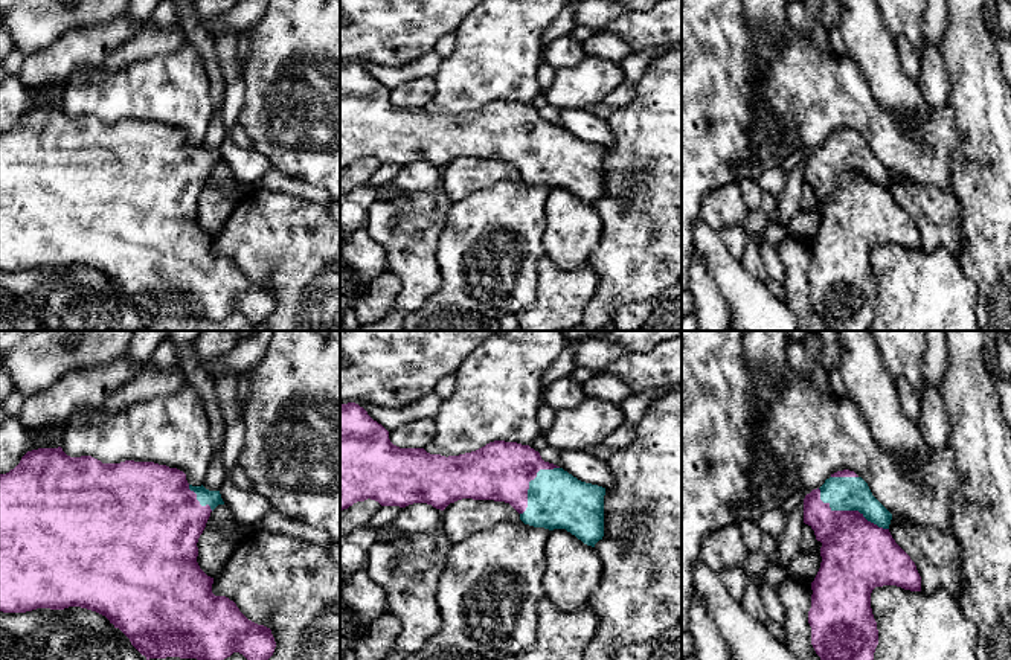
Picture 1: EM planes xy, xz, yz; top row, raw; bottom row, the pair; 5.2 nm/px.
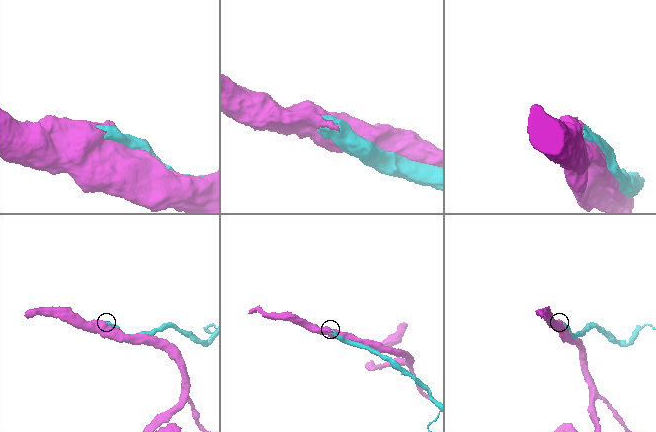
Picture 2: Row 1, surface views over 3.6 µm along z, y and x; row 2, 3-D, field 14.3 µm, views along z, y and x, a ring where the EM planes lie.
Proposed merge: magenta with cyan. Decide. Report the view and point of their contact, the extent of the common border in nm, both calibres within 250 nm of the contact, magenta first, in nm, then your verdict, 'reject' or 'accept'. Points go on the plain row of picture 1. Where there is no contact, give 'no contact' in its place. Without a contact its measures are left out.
yz (850, 169) | 440 nm | 380/180 nm | accept

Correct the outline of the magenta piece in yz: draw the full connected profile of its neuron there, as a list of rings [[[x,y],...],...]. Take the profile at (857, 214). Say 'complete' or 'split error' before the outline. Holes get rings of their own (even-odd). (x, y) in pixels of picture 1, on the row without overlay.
split error | [[[854,130],[831,133],[804,157],[804,181],[822,201],[820,227],[811,241],[811,303],[834,331],[869,331],[878,303],[877,280],[871,267],[875,245],[897,244],[921,250],[921,235],[910,215],[889,191],[892,172],[872,154],[868,142]]]

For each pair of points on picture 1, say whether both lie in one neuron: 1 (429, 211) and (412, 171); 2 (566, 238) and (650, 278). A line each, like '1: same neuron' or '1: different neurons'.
1: different neurons
2: different neurons

